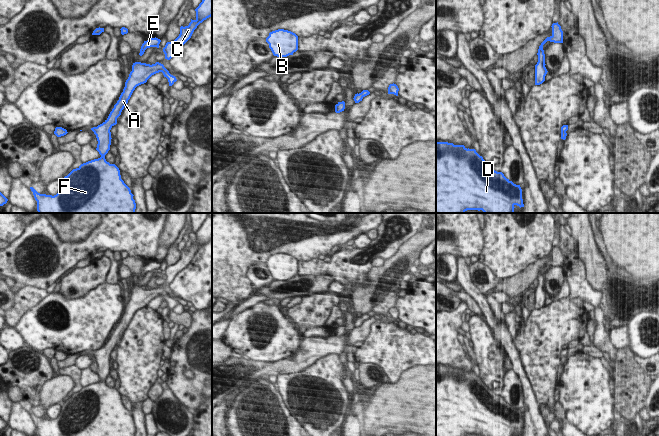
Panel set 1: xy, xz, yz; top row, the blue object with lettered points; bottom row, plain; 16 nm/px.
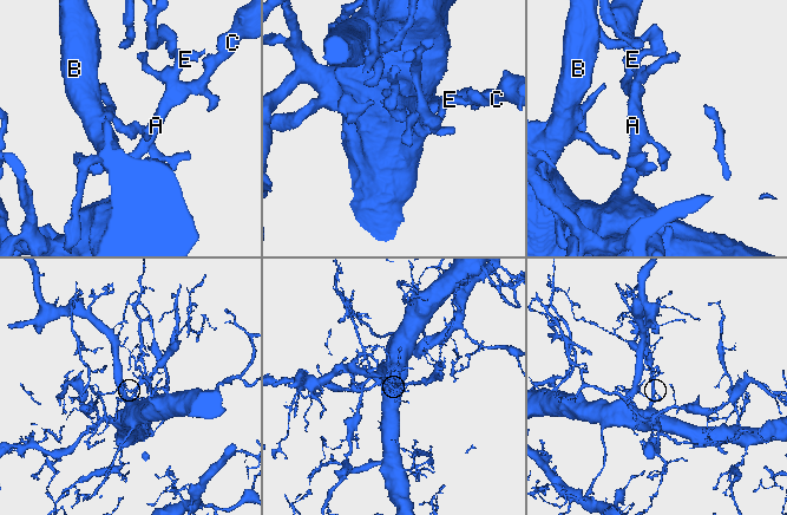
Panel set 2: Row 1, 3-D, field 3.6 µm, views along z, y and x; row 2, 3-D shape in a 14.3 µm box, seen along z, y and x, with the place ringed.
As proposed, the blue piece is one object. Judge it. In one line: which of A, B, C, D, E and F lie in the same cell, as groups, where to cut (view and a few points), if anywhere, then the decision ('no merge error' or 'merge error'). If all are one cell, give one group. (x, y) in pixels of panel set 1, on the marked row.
A B C D E F; no cut; no merge error

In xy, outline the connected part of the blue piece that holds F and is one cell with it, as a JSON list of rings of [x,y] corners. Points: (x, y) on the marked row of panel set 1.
[[[141,62],[133,63],[132,71],[125,82],[123,92],[108,118],[97,127],[91,128],[96,135],[98,141],[96,150],[101,157],[83,163],[78,168],[73,169],[61,180],[60,189],[54,196],[40,194],[33,187],[30,187],[37,201],[38,213],[135,213],[136,203],[133,199],[134,195],[121,179],[119,168],[115,164],[107,162],[105,155],[110,150],[112,139],[110,130],[117,124],[117,118],[127,105],[133,91],[137,86],[146,83],[152,75],[159,72],[162,72],[164,77],[168,79],[169,86],[172,86],[177,81],[176,77],[171,75],[164,65],[159,62],[152,65]]]

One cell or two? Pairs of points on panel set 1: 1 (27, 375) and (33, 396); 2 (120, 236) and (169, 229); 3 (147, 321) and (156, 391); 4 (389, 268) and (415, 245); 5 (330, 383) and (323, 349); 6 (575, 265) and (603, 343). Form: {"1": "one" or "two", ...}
{"1": "one", "2": "two", "3": "two", "4": "one", "5": "two", "6": "one"}

